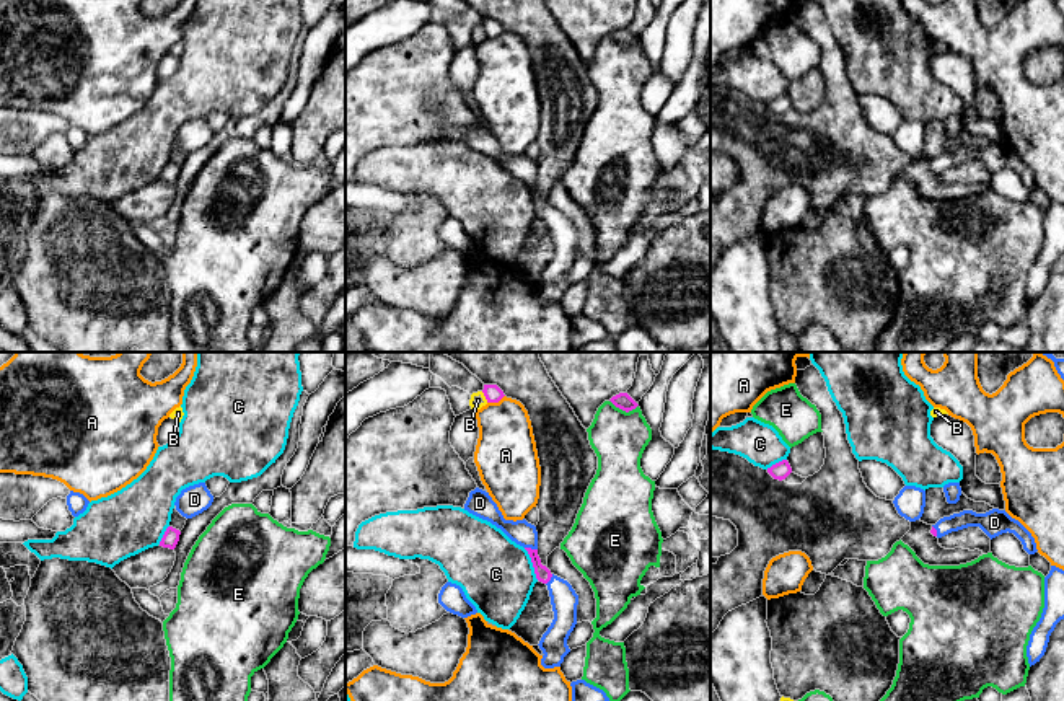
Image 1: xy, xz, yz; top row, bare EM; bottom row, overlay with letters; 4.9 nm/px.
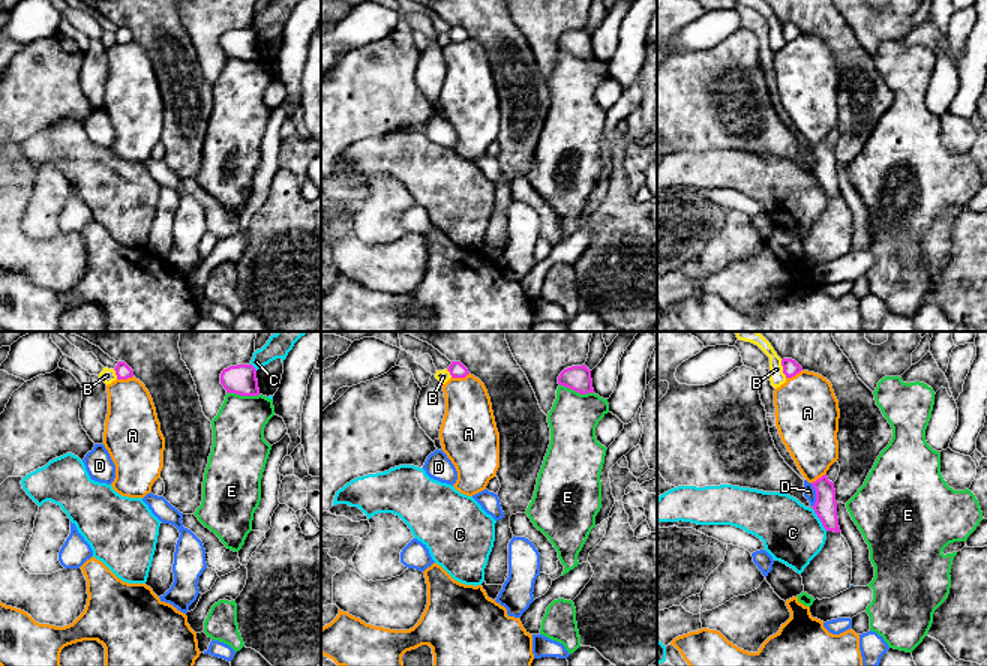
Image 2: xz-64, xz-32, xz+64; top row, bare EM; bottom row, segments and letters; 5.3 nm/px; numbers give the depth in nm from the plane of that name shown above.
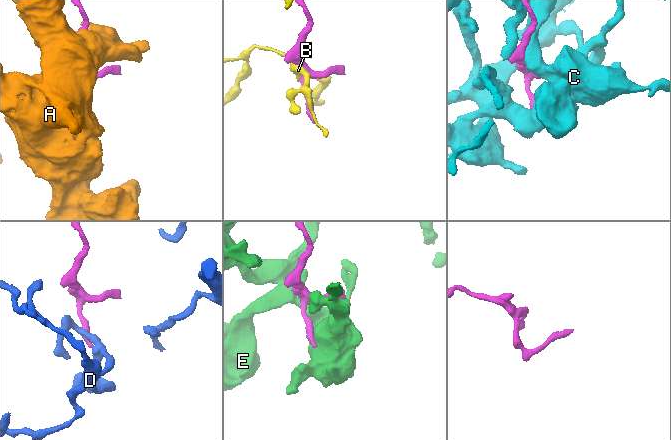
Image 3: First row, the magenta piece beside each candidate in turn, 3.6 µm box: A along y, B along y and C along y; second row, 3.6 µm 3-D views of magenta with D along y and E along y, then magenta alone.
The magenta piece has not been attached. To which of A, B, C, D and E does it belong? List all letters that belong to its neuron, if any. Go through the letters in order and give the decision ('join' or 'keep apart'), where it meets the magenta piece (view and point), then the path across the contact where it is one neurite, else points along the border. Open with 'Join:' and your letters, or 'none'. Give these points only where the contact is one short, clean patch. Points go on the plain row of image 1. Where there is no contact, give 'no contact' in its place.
Join: D
A: keep apart | xz (496, 36)
B: keep apart | xz (484, 30)
C: keep apart | xz (533, 199)
D: join | xz (530, 183) | across xz (543, 209), (530, 183), (523, 168)
E: keep apart | xz (624, 44)

